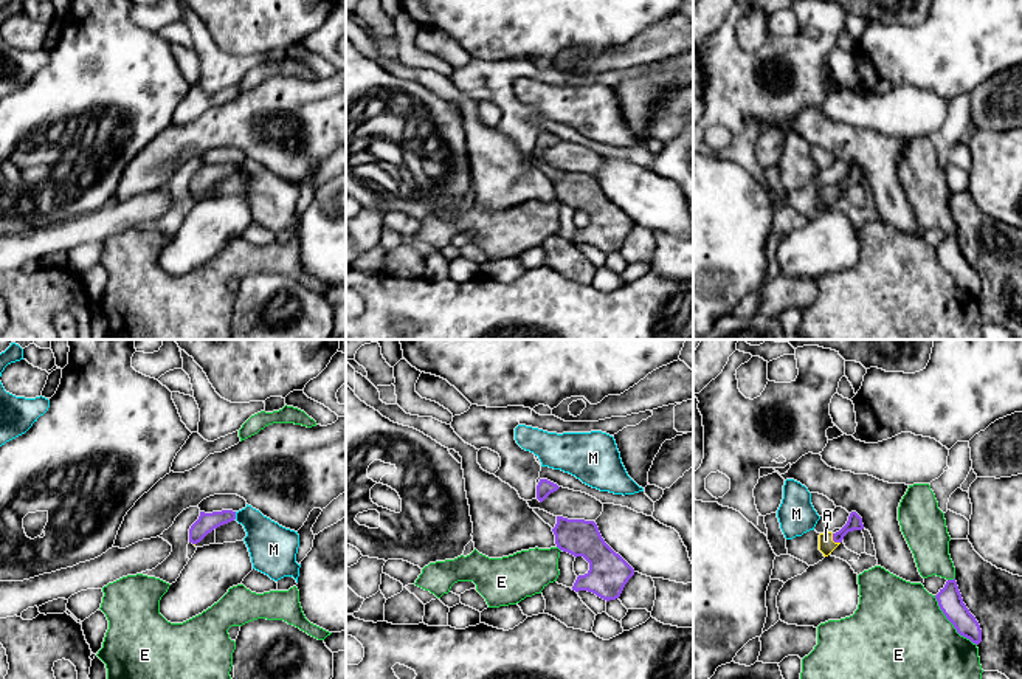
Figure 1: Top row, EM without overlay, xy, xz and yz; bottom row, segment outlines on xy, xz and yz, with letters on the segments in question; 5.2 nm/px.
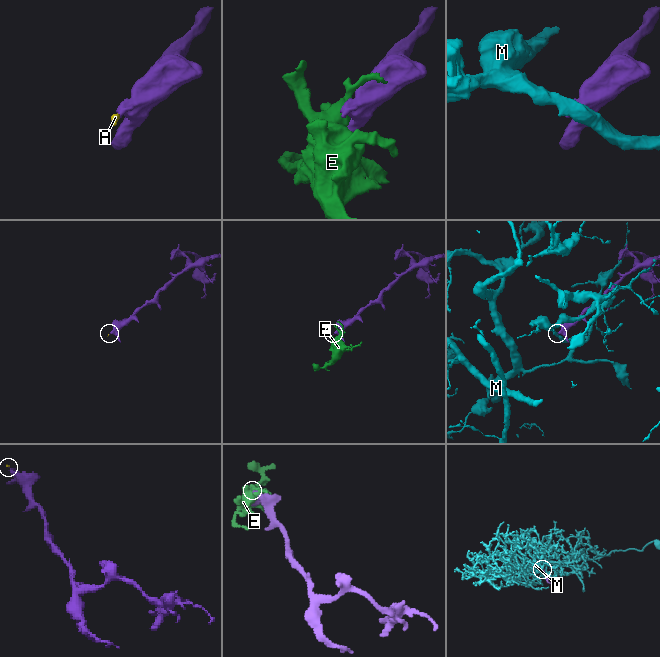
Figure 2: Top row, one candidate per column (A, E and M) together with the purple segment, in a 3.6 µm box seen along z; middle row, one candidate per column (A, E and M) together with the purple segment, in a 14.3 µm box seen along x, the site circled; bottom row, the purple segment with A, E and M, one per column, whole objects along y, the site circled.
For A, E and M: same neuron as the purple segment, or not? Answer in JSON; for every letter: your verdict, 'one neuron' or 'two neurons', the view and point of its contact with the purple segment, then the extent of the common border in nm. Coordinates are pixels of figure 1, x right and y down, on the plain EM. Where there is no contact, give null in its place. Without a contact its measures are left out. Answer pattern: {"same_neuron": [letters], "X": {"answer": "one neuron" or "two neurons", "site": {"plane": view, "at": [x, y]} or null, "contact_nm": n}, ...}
{"same_neuron": ["A"], "A": {"answer": "one neuron", "site": {"plane": "yz", "at": [833, 193]}, "contact_nm": 70}, "E": {"answer": "two neurons", "site": {"plane": "yz", "at": [951, 275]}, "contact_nm": 340}, "M": {"answer": "two neurons", "site": {"plane": "xy", "at": [234, 168]}, "contact_nm": 40}}

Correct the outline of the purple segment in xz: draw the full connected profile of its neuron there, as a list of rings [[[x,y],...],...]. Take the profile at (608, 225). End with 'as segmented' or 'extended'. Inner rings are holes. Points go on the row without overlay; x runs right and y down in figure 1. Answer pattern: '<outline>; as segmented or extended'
[[[557,169],[552,184],[560,203],[589,215],[589,223],[577,229],[572,243],[588,243],[606,254],[620,250],[634,222],[605,195],[594,174]]]; as segmented

